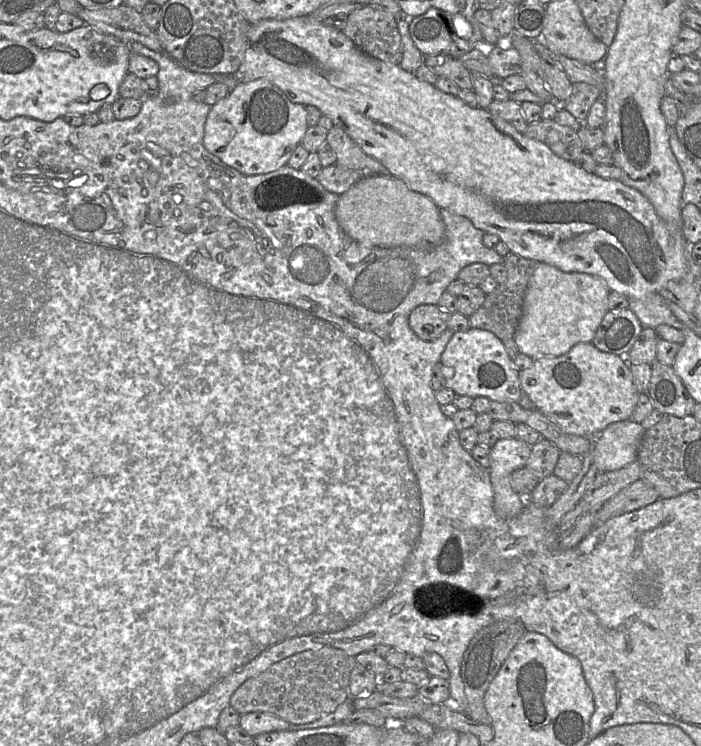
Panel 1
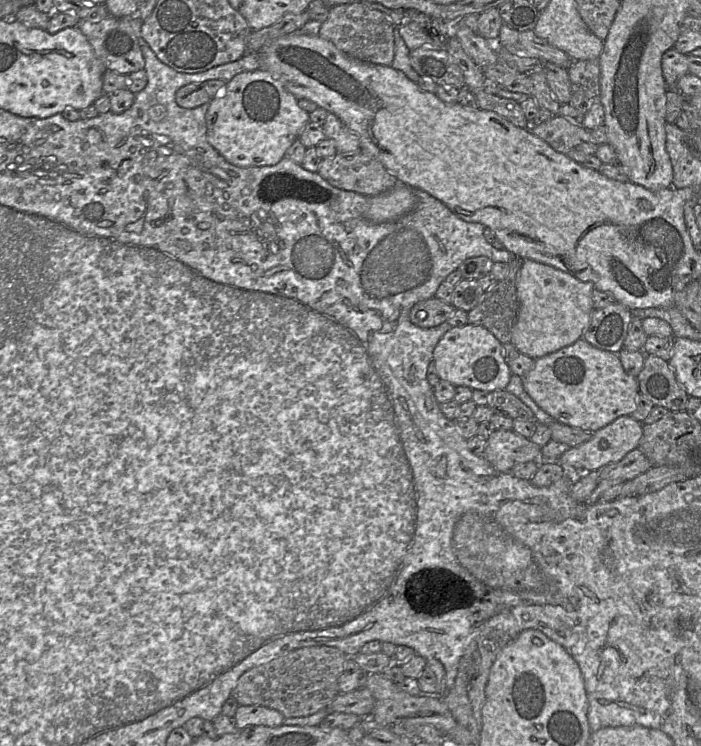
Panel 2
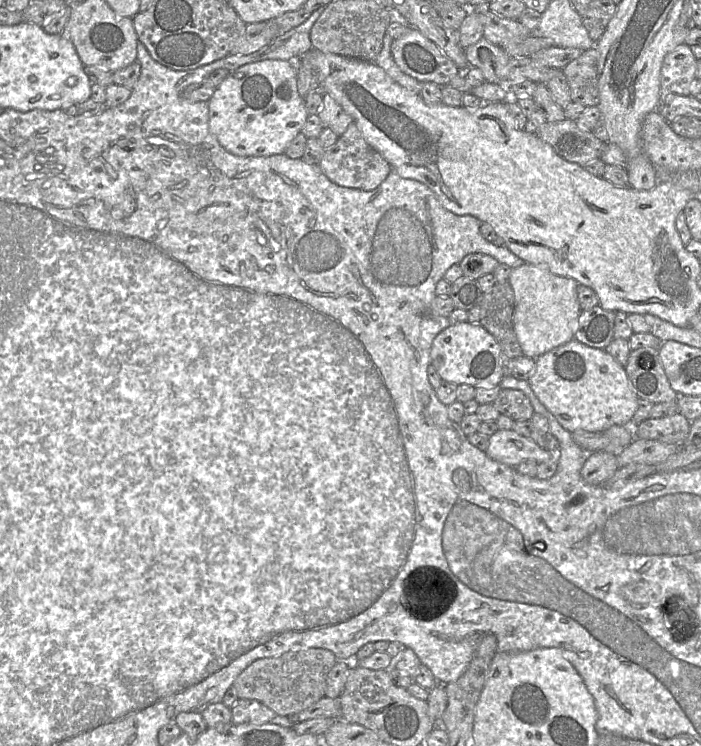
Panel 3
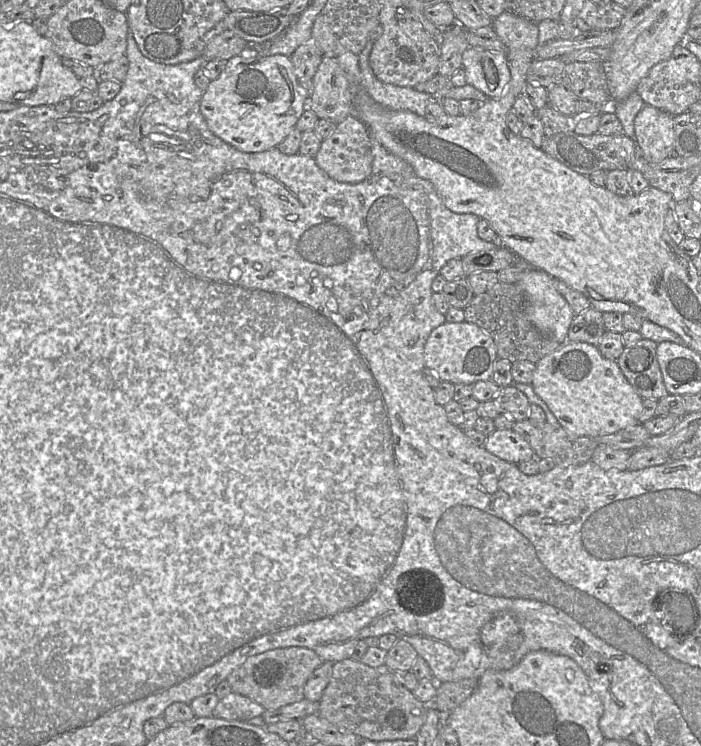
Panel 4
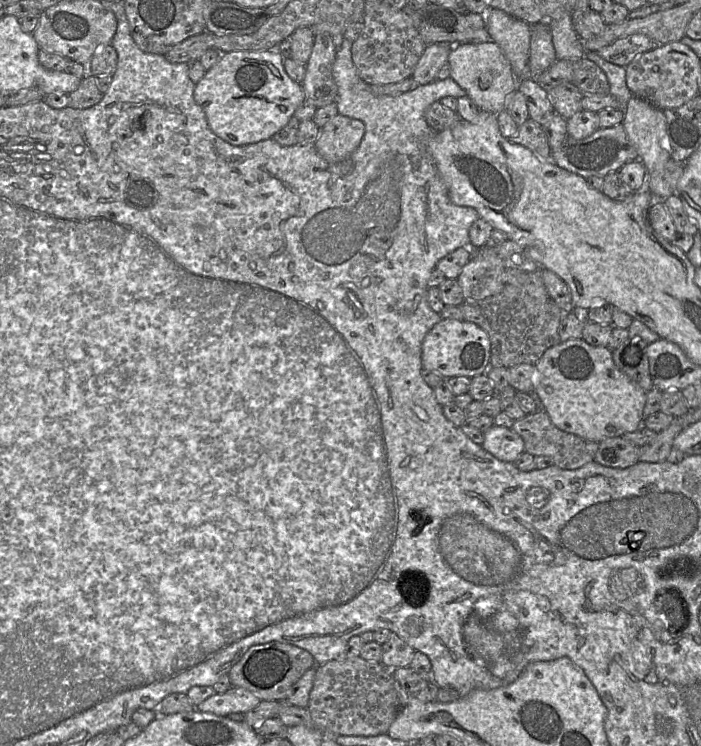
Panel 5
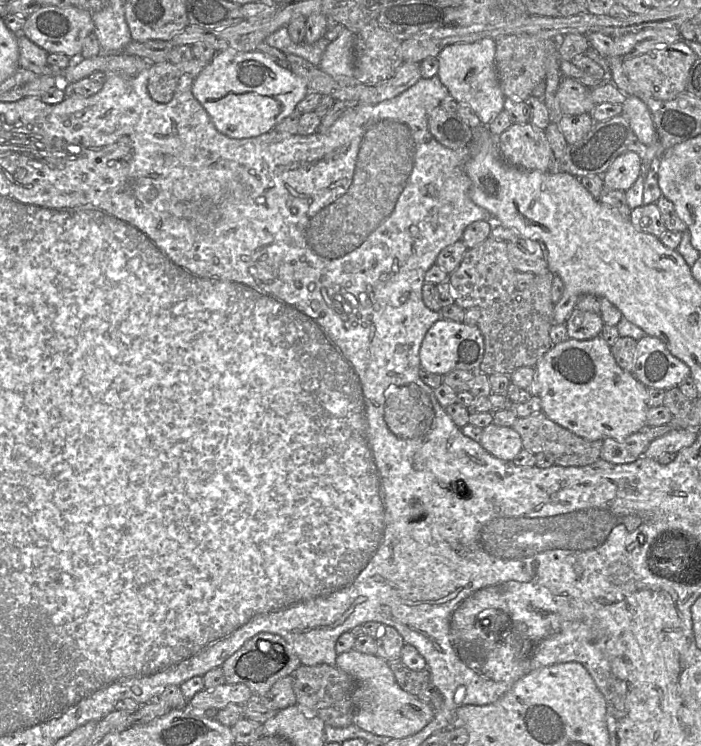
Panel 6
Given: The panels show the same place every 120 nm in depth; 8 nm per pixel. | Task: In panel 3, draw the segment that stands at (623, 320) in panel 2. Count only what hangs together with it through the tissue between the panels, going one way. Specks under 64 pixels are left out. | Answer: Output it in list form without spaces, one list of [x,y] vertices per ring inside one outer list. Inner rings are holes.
[[[600,305],[582,310],[574,339],[598,349],[605,349],[615,338],[615,311],[606,310]]]

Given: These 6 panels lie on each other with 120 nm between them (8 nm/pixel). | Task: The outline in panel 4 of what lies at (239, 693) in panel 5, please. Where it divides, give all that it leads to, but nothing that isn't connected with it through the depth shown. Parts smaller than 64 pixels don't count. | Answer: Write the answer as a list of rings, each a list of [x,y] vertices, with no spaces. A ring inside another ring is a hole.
[[[232,692],[219,700],[212,716],[228,720],[248,721],[262,716],[265,710],[261,704],[251,698]]]

